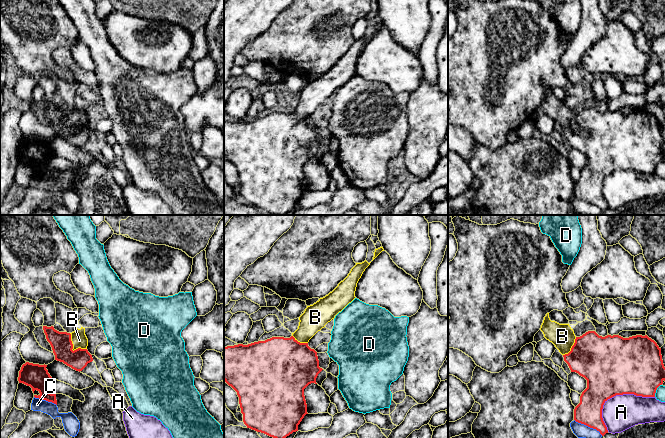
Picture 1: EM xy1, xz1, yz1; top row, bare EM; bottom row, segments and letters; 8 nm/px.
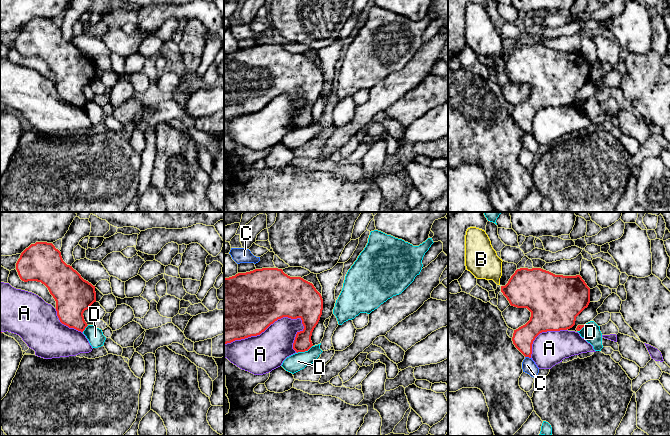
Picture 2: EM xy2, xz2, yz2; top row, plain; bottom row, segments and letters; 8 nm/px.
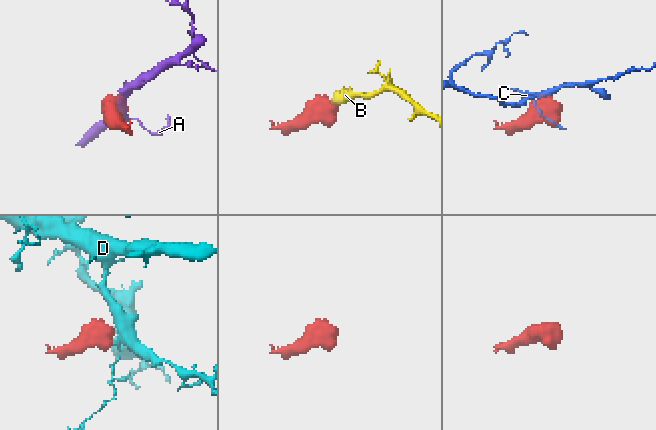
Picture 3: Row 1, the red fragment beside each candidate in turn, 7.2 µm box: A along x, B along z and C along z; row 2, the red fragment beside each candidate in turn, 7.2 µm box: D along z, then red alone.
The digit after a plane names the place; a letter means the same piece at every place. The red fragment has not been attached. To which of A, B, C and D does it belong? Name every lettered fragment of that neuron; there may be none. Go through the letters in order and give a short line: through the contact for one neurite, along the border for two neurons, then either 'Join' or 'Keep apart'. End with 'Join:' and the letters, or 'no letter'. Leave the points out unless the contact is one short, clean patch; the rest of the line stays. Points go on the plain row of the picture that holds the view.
A: Keep apart
B: Line: xy1 (61, 119), (66, 123), (72, 123), (79, 116). Join
C: Keep apart
D: Line: xz2 (312, 121), (307, 126), (297, 129). Keep apart
Join: B

